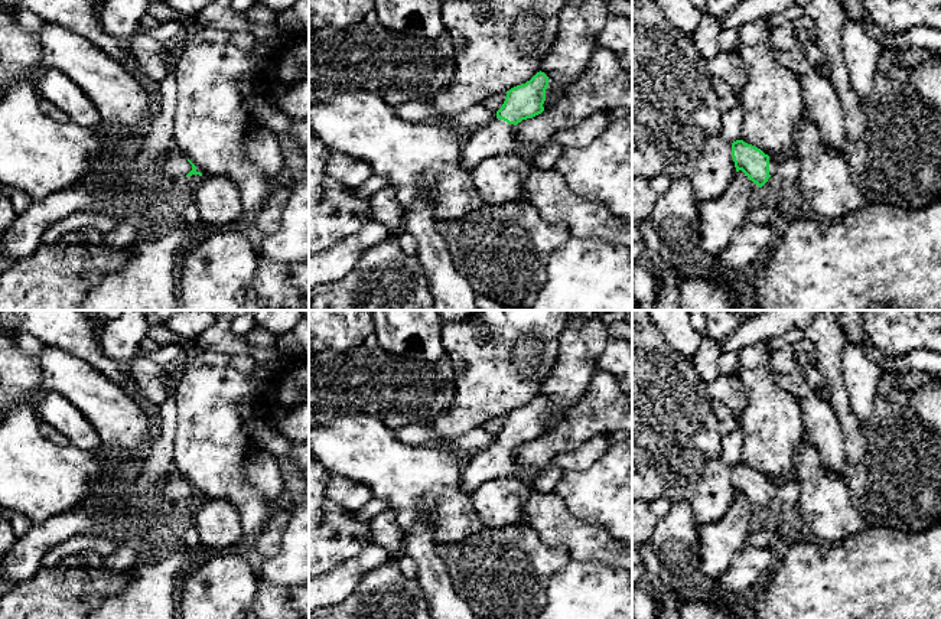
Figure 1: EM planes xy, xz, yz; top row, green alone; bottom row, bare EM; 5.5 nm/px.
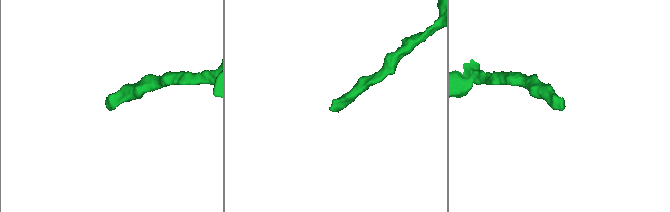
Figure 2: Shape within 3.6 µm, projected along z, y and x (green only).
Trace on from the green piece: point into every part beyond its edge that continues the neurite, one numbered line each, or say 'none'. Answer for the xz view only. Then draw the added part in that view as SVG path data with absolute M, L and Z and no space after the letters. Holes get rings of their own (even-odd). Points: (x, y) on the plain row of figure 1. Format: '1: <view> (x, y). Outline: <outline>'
1: xz (497, 461). Outline: M499 442L470 457L462 472L460 489L470 495L476 488L496 478L528 479L515 462L515 449Z

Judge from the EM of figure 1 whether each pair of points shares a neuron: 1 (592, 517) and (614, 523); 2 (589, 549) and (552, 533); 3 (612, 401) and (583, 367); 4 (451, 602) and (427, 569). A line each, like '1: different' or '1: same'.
1: same
2: same
3: different
4: same

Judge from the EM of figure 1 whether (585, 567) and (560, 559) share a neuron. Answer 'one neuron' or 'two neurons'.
two neurons

